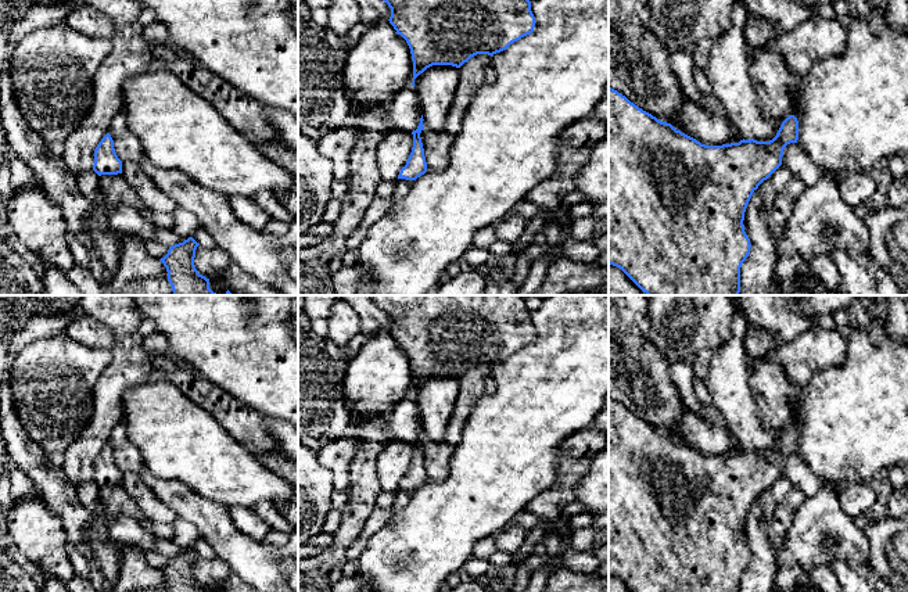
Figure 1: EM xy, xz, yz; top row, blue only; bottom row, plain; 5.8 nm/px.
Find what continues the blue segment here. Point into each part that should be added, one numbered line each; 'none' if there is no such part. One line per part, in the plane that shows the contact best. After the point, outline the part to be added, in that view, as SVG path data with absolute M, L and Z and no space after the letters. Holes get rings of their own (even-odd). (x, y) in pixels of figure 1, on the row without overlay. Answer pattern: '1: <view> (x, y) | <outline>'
none

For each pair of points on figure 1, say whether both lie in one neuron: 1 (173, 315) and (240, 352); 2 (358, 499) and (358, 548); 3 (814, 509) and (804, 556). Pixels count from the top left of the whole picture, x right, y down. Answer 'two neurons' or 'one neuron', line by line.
1: one neuron
2: two neurons
3: one neuron

